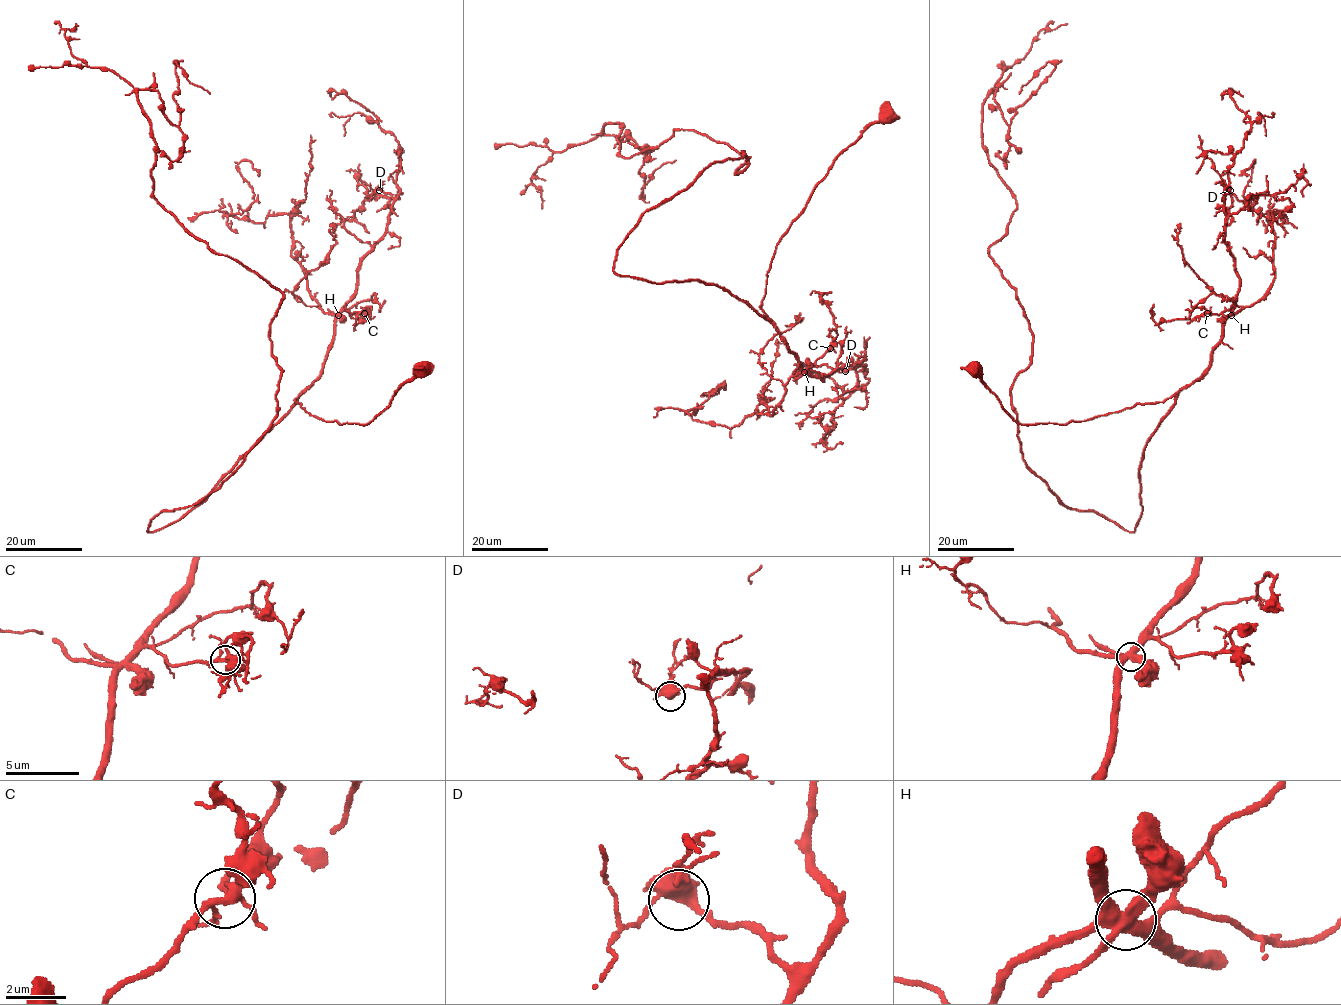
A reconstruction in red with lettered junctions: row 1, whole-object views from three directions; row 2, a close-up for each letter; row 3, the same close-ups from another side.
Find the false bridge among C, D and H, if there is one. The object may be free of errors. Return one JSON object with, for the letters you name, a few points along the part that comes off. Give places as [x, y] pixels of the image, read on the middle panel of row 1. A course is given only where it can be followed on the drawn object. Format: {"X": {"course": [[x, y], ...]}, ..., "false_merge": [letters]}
{"false_merge": []}

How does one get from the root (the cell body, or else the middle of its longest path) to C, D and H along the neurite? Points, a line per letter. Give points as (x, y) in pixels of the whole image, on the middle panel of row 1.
C: (890, 114), (874, 121), (837, 157), (776, 246), (767, 273), (761, 309), (800, 366), (807, 371), (830, 348)
D: (890, 114), (817, 185), (776, 246), (761, 305), (808, 374), (822, 380), (845, 371)
H: (890, 114), (888, 111), (874, 121), (837, 157), (776, 246), (767, 273), (761, 309), (804, 371)

